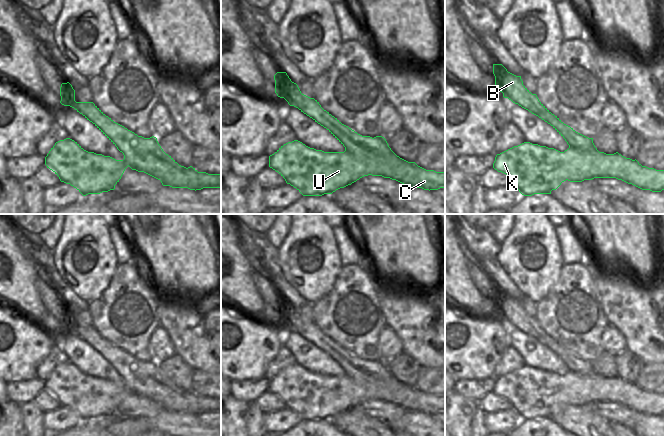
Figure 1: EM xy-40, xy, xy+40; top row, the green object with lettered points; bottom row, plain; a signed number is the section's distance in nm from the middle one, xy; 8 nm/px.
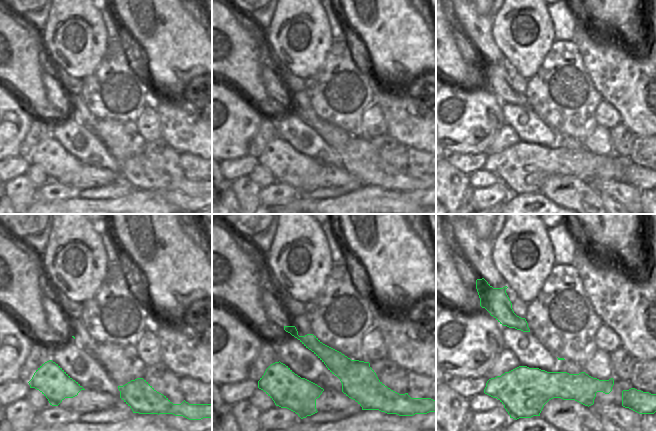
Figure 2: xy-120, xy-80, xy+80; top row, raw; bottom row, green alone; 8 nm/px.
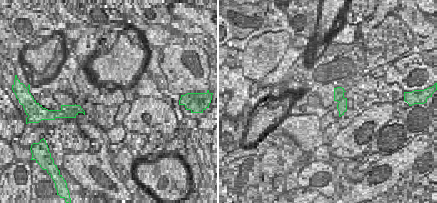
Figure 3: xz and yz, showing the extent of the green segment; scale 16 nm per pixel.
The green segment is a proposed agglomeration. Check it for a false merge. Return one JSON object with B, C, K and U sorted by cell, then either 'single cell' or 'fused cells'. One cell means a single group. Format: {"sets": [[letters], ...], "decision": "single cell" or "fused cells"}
{"sets": [["B"], ["C", "K", "U"]], "decision": "fused cells"}

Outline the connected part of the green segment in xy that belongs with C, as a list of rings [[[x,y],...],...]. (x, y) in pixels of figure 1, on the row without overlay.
[[[298,364],[281,370],[269,380],[269,391],[278,396],[286,405],[296,412],[303,420],[322,420],[332,418],[368,399],[390,402],[404,408],[407,412],[438,414],[445,412],[445,396],[426,394],[415,386],[408,386],[394,376],[382,382],[354,380],[348,375],[324,376],[310,372]]]

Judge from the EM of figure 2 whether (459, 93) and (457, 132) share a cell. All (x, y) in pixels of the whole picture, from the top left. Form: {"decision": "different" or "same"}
{"decision": "same"}

